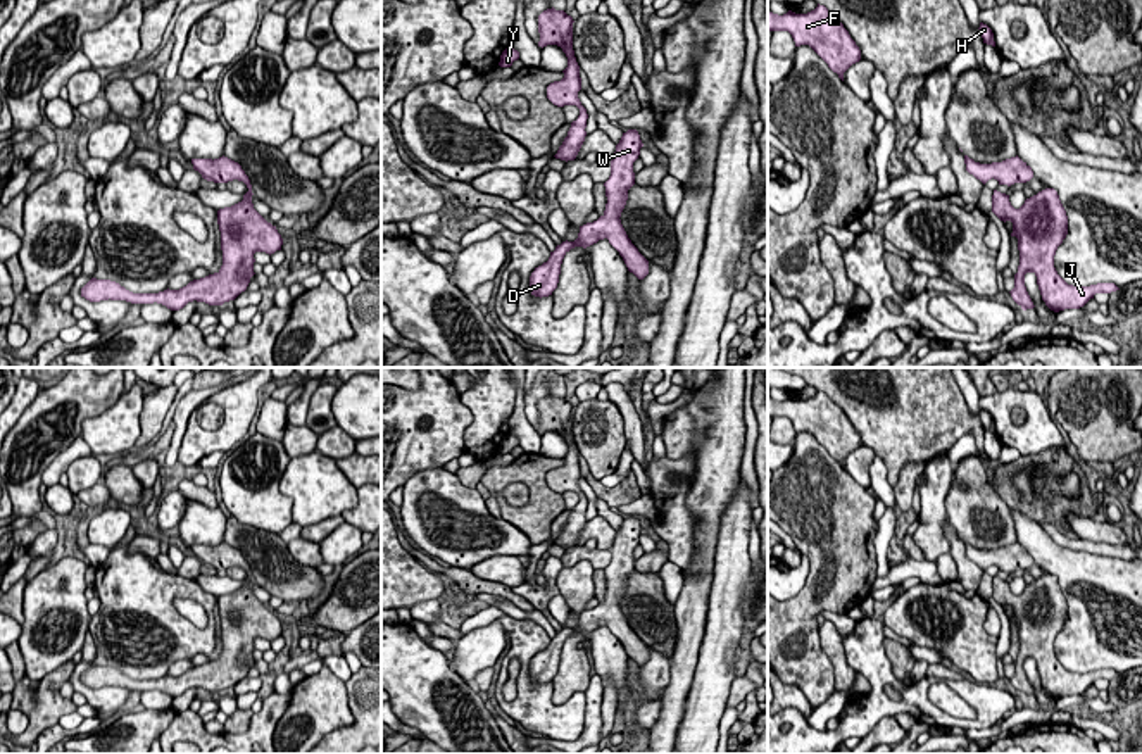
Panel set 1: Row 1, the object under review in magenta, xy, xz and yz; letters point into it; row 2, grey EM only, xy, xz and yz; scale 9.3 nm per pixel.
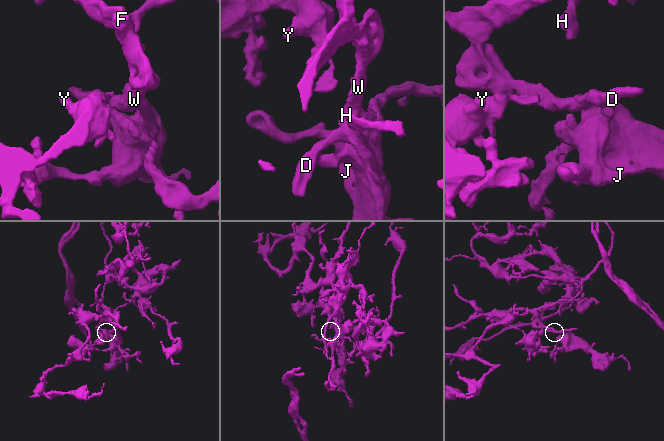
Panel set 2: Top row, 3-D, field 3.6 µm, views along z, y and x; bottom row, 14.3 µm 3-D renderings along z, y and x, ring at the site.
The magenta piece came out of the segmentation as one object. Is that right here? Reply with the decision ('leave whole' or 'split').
leave whole

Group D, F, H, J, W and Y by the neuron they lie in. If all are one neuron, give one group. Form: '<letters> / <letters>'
D F H J W Y

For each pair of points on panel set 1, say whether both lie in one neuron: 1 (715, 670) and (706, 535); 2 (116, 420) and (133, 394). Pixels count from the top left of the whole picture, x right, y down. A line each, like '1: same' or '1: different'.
1: different
2: same

